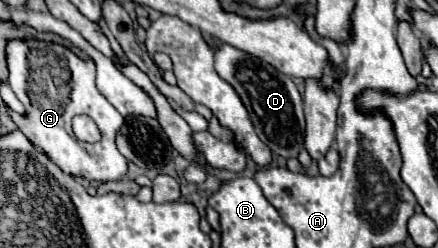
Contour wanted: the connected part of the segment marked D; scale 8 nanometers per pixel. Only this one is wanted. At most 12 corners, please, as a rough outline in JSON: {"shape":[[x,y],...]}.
{"shape":[[212,35],[218,75],[272,153],[304,147],[290,77]]}

